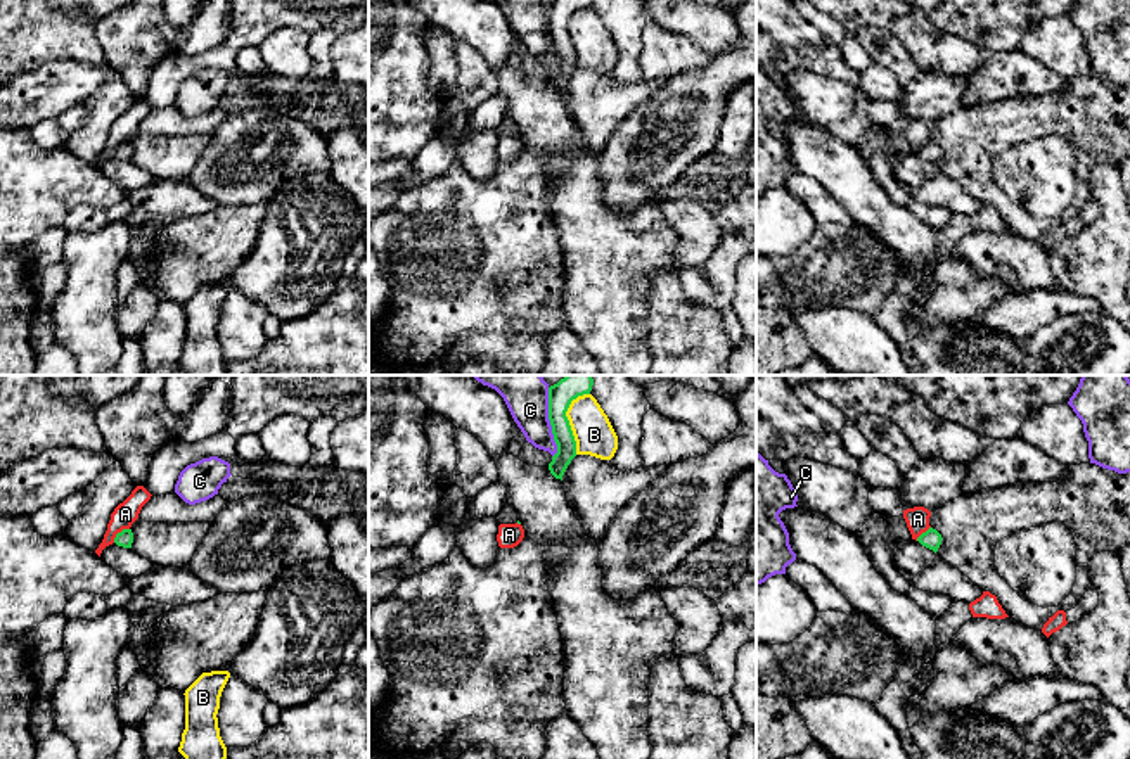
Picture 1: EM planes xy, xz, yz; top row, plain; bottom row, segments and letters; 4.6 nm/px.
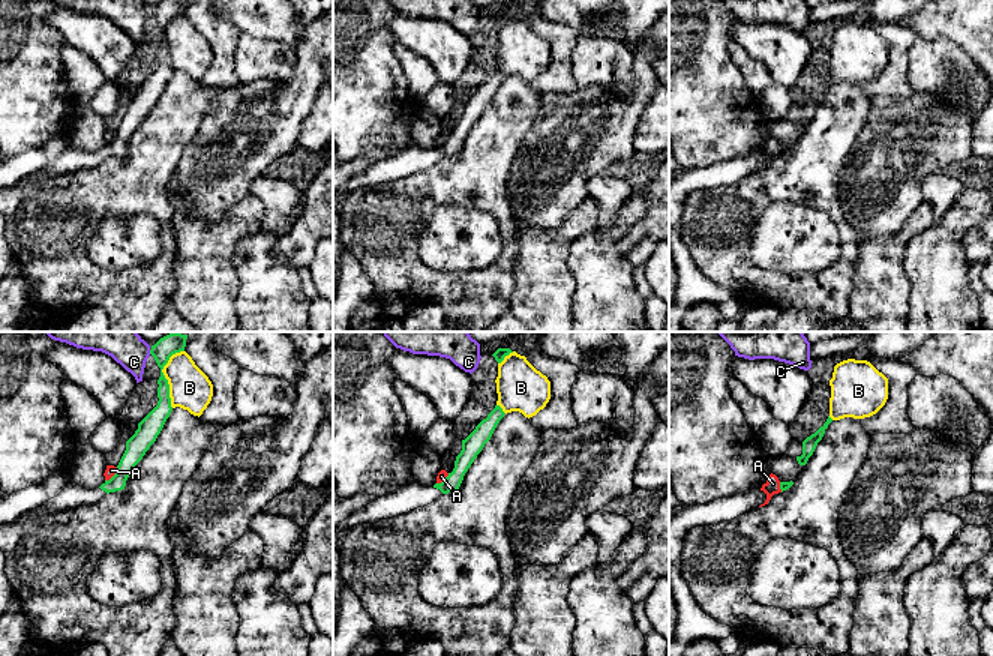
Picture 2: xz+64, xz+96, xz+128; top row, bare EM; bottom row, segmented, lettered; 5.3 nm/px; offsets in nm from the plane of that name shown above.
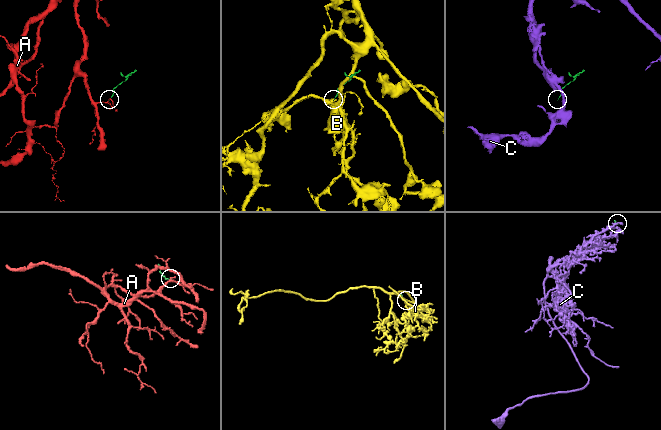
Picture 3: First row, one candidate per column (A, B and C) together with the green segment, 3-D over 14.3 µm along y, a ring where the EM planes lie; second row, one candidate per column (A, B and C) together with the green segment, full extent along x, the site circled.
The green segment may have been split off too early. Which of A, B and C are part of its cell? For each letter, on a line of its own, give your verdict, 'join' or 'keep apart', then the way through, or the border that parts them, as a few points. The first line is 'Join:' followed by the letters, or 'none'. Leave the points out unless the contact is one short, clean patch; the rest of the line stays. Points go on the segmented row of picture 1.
Join: none
A: keep apart; border xy (128, 528), (123, 528), (113, 542)
B: keep apart
C: keep apart; border xz (547, 388), (547, 419), (556, 445), (552, 457)

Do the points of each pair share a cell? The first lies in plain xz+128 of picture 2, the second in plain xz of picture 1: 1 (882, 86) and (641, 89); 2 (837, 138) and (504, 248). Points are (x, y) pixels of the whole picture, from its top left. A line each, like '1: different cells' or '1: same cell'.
1: different cells
2: same cell

